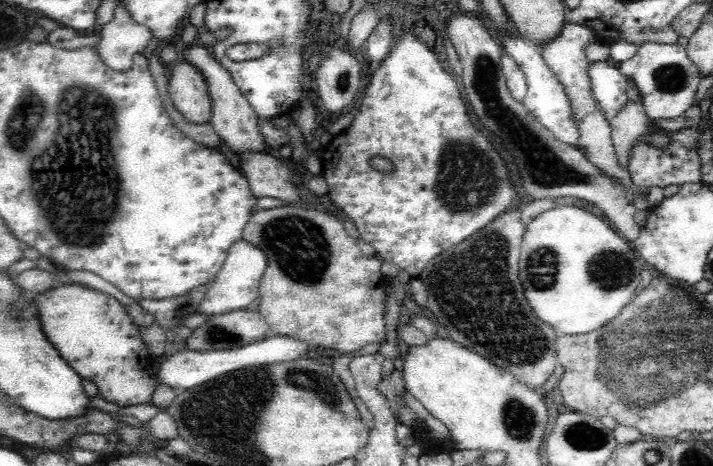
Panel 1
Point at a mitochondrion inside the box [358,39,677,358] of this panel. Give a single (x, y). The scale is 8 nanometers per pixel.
(544, 166)

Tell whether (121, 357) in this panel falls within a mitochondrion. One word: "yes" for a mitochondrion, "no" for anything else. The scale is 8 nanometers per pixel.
no

